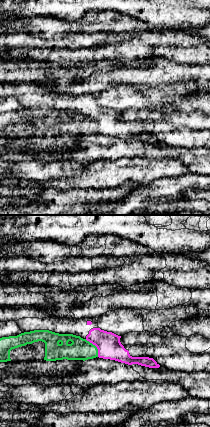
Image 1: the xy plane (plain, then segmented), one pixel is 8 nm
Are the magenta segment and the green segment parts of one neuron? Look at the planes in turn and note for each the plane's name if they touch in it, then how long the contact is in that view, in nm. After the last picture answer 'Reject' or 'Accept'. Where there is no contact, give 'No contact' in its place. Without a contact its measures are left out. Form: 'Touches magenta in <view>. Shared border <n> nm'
Touches magenta in xy. Shared border 180 nm

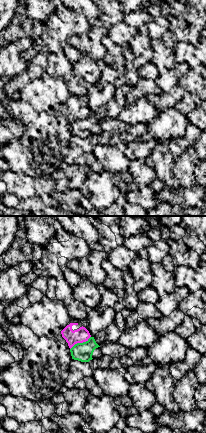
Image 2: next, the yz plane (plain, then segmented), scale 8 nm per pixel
Touches magenta in yz. Shared border 200 nm

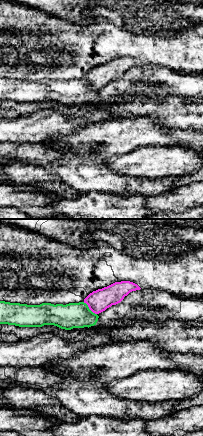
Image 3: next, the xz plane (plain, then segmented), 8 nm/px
Touches magenta in xz. Shared border 150 nm

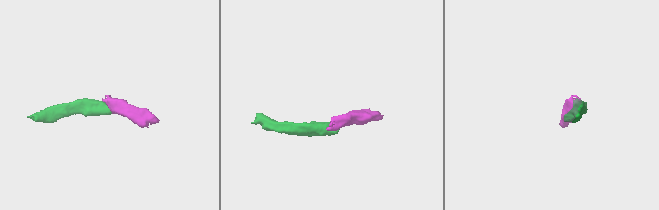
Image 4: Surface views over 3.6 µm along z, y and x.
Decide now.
Reject

